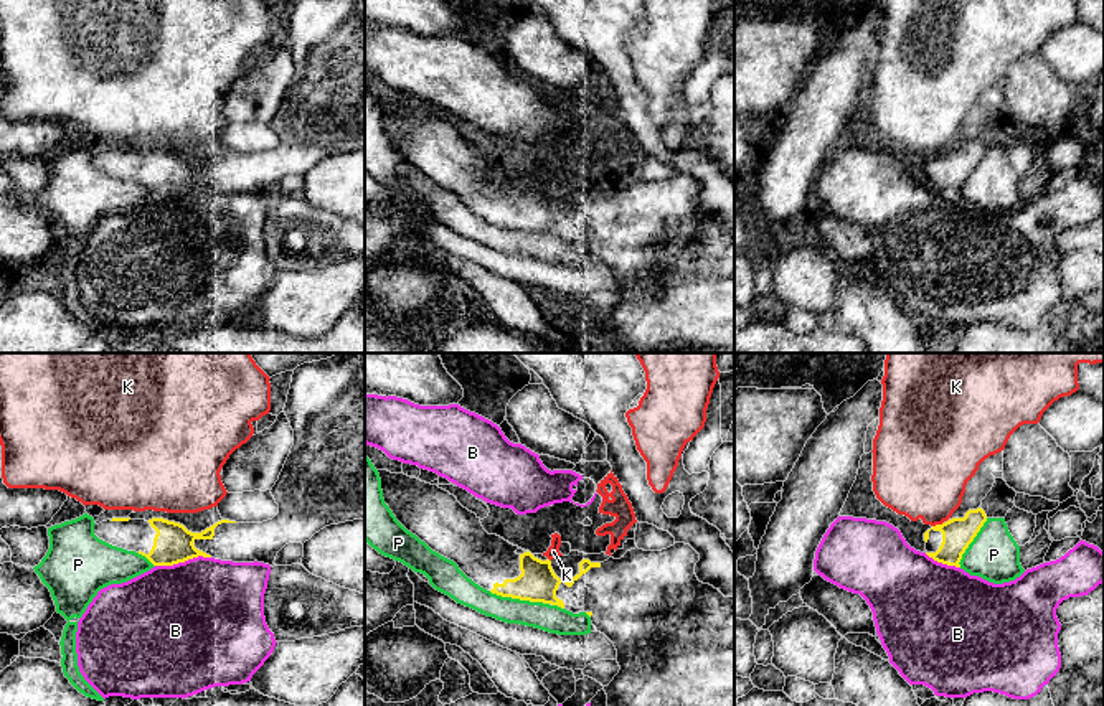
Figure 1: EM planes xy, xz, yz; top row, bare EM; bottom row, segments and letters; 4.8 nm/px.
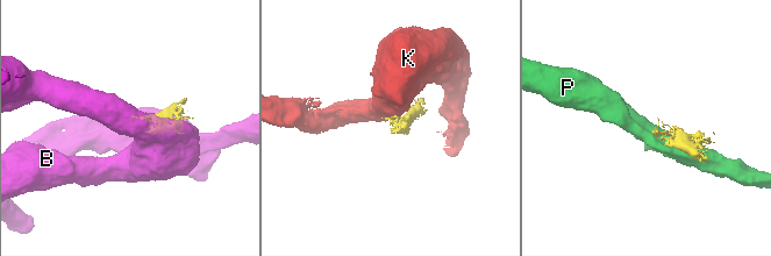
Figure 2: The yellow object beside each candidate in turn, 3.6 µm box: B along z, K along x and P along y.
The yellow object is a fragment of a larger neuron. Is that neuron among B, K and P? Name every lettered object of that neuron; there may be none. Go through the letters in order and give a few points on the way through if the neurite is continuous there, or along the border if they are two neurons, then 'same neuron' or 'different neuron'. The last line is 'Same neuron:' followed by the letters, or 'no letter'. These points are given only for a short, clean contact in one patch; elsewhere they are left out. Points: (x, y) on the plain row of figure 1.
B: different neuron
K: border yz (943, 152), (933, 157); different neuron
P: different neuron
Same neuron: no letter

